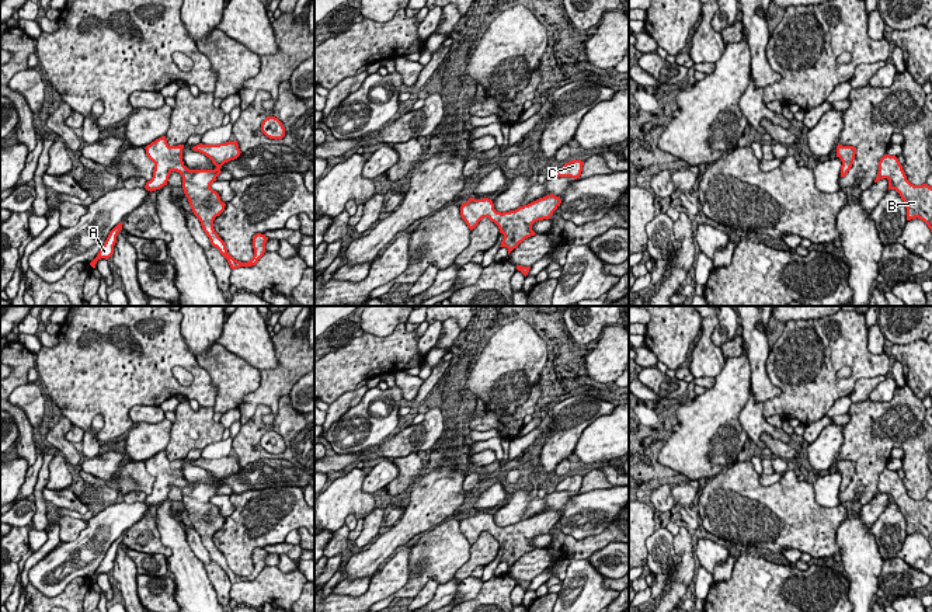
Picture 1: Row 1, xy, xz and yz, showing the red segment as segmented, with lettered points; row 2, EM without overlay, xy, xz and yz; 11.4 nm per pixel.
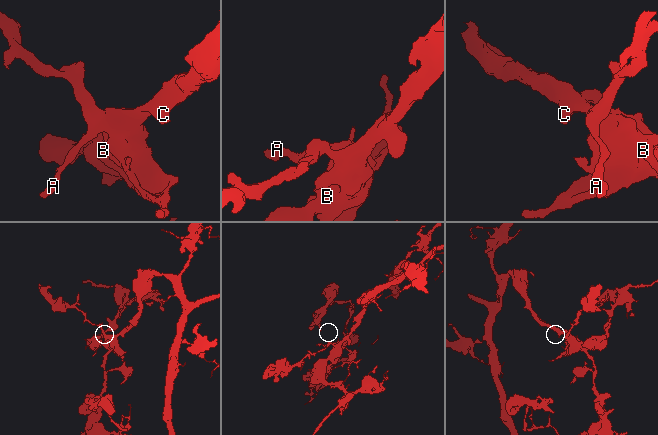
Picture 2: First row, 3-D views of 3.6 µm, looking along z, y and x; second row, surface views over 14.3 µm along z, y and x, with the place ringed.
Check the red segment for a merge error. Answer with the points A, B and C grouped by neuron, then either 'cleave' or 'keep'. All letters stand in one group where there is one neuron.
groups A B C; keep

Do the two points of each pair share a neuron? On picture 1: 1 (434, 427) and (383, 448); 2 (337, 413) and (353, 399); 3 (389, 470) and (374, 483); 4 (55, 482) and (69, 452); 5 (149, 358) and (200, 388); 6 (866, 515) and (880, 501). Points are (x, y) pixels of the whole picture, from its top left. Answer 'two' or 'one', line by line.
1: one
2: one
3: one
4: two
5: one
6: one

